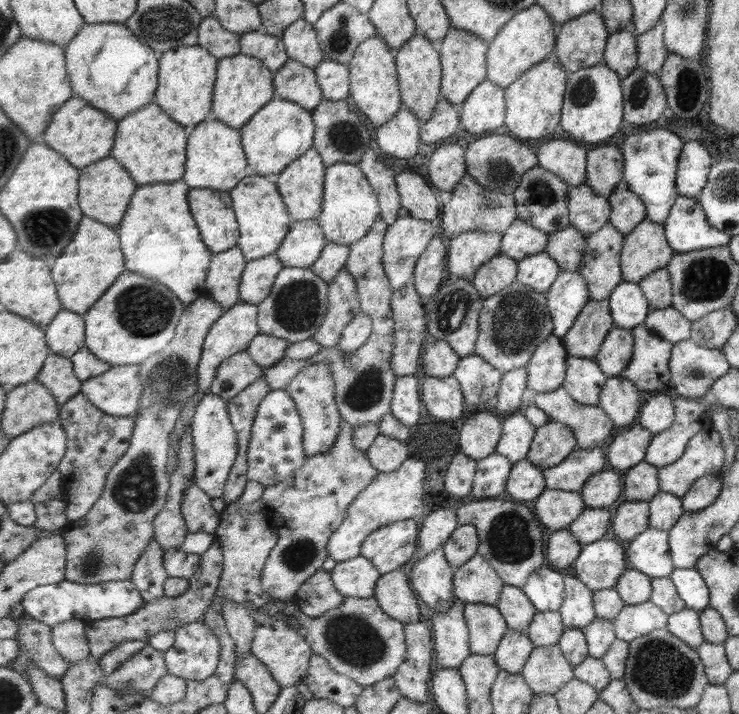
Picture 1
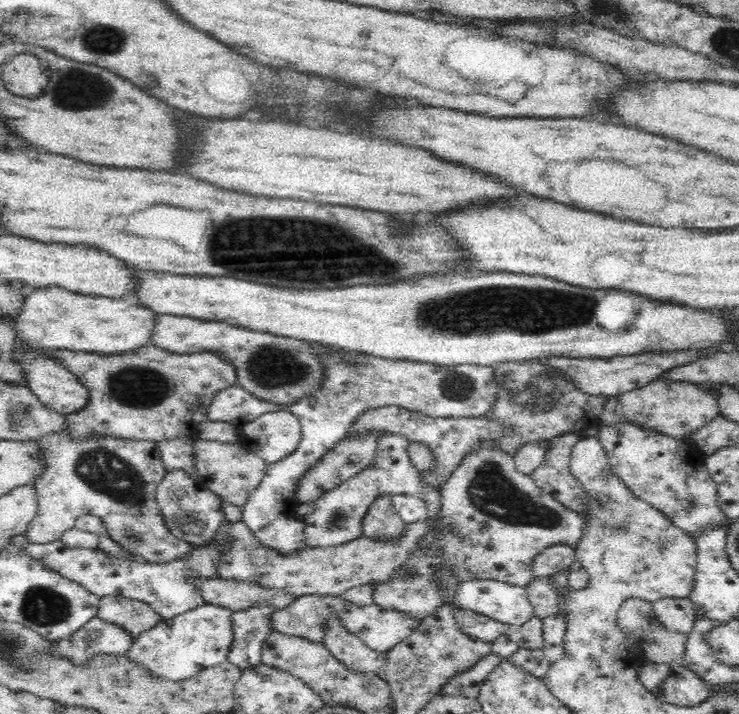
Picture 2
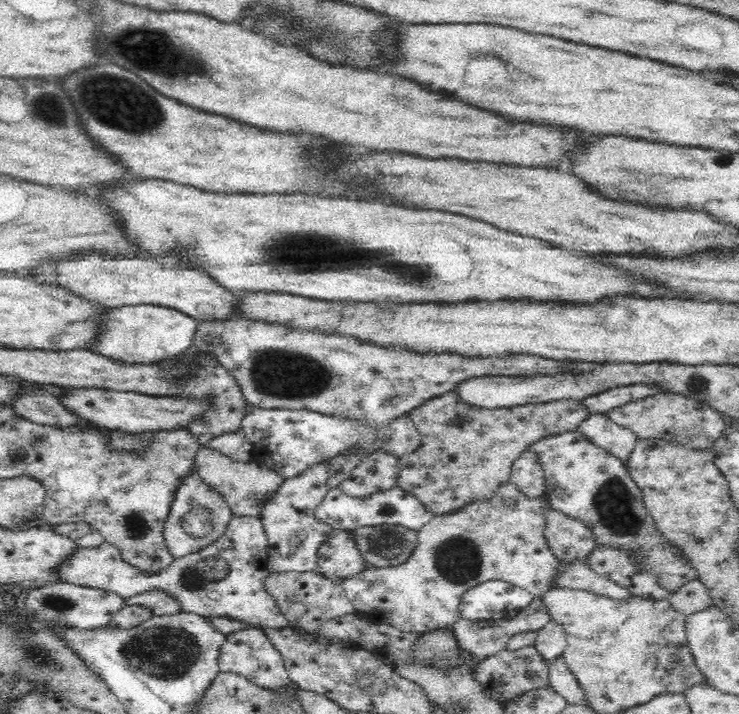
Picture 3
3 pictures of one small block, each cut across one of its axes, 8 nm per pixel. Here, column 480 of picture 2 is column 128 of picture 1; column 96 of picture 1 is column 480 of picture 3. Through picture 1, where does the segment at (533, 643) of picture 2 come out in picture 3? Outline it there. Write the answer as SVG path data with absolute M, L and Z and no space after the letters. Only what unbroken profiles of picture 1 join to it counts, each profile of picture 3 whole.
M536 596L533 601L520 613L510 619L476 620L470 621L461 618L452 627L452 633L457 639L457 646L466 650L479 660L492 656L506 647L507 642L518 632L538 631L551 622L546 604L541 596Z

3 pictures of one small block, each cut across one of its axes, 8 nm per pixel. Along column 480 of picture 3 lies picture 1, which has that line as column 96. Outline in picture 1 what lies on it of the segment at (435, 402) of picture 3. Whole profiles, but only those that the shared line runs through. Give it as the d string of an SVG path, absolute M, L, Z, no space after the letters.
M81 392L61 406L59 420L68 434L68 449L58 470L66 483L67 518L73 522L86 518L102 498L108 475L130 449L136 419L107 414Z

